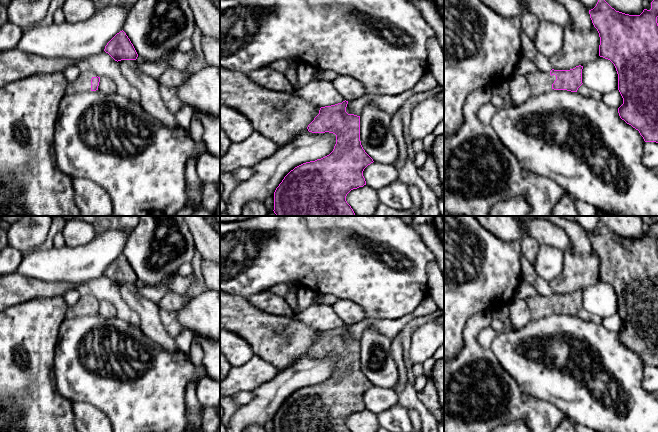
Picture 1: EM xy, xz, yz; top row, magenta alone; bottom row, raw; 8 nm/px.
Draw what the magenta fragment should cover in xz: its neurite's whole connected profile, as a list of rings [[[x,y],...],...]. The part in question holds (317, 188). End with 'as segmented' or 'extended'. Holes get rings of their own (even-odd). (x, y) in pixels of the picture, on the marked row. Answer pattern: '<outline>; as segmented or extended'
[[[348,101],[321,107],[319,114],[308,125],[312,133],[333,133],[336,144],[333,151],[315,161],[303,163],[291,170],[274,192],[276,216],[356,216],[346,201],[347,194],[366,185],[364,169],[373,163],[360,141],[360,116],[346,112]]]; as segmented

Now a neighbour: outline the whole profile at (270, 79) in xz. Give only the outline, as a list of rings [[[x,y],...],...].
[[[261,68],[251,71],[248,77],[259,86],[265,89],[282,93],[292,93],[293,85],[284,73],[269,68]]]

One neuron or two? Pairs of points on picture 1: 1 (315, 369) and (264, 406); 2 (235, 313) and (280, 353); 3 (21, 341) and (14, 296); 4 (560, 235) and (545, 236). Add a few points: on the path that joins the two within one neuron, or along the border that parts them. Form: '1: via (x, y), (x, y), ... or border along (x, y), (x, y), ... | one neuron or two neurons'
1: via (302, 373), (292, 378), (277, 393) | one neuron
2: via (246, 320), (269, 342) | one neuron
3: border along (38, 299), (29, 299), (10, 307) | two neurons
4: via (556, 235), (549, 235) | one neuron

